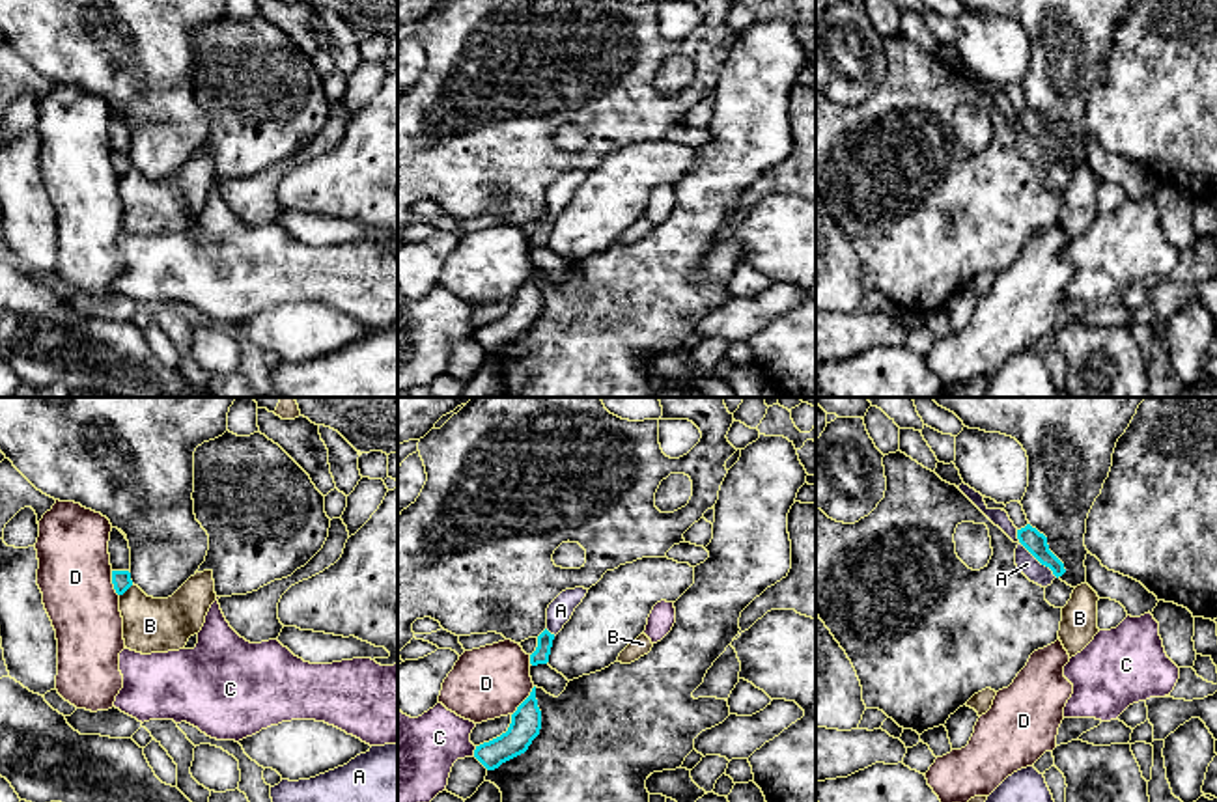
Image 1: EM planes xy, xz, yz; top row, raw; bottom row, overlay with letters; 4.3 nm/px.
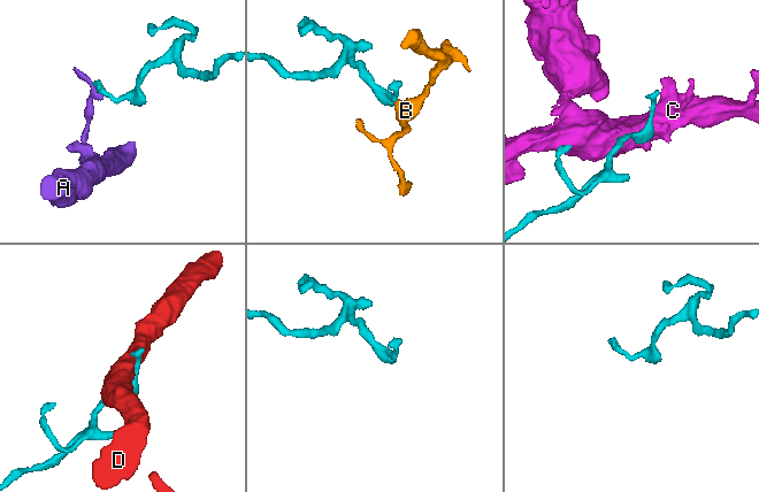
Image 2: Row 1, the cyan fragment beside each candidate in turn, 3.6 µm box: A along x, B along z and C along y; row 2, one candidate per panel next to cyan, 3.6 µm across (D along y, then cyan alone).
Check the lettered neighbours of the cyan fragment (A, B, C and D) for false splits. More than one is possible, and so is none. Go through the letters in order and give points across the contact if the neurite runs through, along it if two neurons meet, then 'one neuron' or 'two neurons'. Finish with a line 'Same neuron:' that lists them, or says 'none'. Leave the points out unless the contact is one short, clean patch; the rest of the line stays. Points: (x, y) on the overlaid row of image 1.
A: border yz (1016, 530), (1016, 538), (1057, 577); two neurons
B: border xy (133, 584), (120, 595); two neurons
C: two neurons
D: two neurons
Same neuron: none

